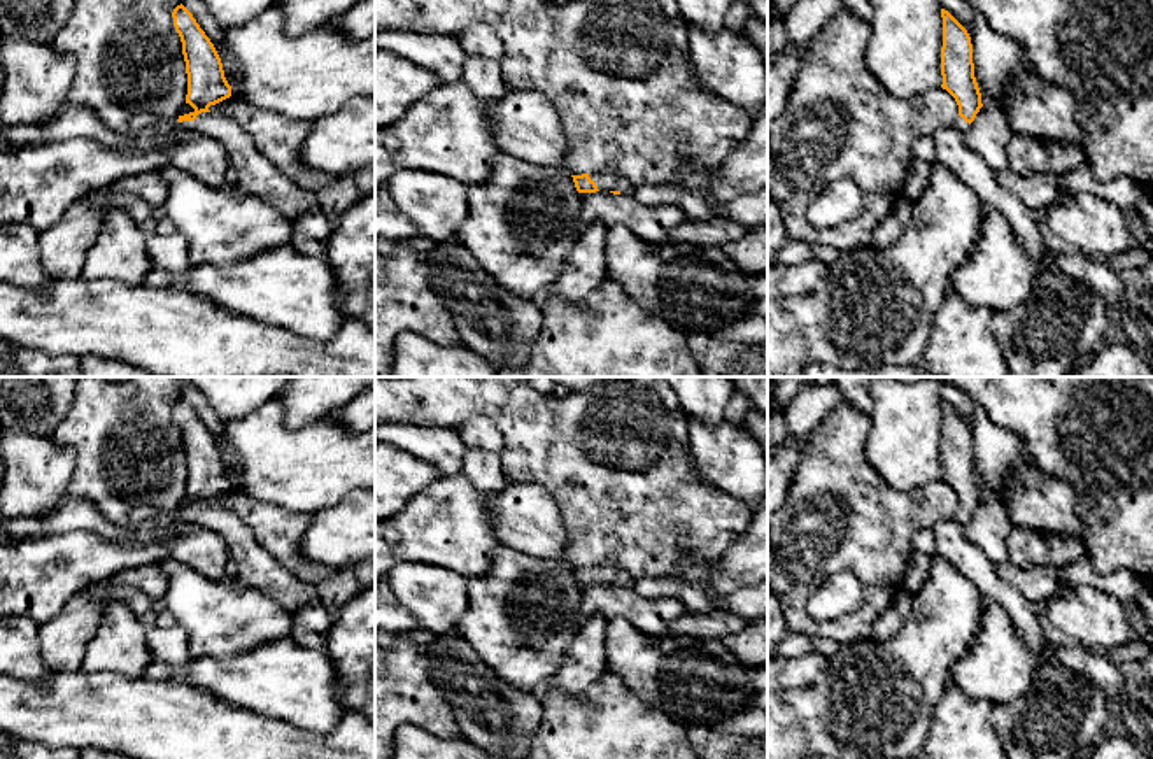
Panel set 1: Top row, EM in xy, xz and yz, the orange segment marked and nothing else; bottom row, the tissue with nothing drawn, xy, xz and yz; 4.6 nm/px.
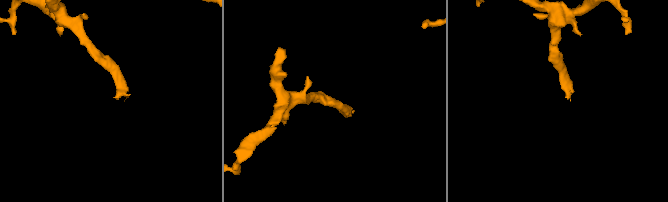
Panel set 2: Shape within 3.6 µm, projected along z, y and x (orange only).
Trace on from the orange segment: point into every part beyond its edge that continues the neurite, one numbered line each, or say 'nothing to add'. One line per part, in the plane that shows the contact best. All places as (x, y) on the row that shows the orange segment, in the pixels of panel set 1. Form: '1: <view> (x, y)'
1: xy (256, 176)

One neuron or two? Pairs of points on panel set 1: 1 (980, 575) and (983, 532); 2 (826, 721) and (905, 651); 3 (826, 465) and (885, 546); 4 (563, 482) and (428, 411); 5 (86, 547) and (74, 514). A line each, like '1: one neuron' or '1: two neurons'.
1: two neurons
2: one neuron
3: one neuron
4: one neuron
5: two neurons

